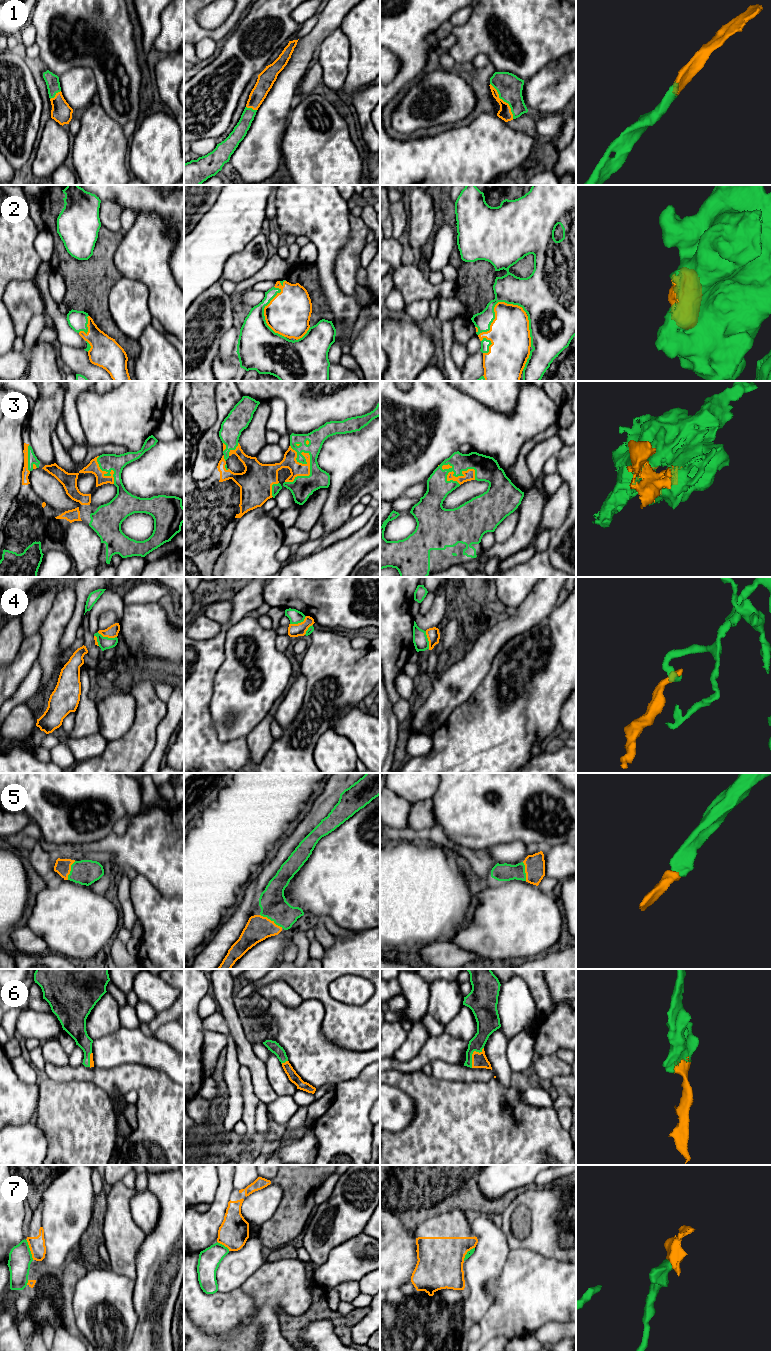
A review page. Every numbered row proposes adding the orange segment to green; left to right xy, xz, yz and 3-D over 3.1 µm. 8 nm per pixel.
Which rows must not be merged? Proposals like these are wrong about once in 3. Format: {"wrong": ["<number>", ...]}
{"wrong": ["4", "7"]}

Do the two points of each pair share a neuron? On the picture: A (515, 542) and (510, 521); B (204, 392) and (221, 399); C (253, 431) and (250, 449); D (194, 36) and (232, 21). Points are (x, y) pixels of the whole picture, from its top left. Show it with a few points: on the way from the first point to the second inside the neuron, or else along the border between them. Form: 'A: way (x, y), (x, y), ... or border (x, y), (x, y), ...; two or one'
A: border (519, 509), (514, 532), (505, 541), (496, 543); two
B: border (214, 394), (214, 402), (216, 404); two
C: way (253, 435), (251, 445); one
D: way (203, 33), (220, 33), (223, 30); one

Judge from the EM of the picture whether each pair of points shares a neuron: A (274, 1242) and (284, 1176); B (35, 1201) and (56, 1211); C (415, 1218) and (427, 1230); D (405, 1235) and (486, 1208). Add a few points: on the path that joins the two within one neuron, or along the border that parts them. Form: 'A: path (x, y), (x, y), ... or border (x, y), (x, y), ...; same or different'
A: path (283, 1226), (290, 1219), (290, 1192); same
B: border (46, 1186), (40, 1202); different
C: border (422, 1220), (416, 1226); different
D: border (395, 1212), (407, 1227), (414, 1227); different

